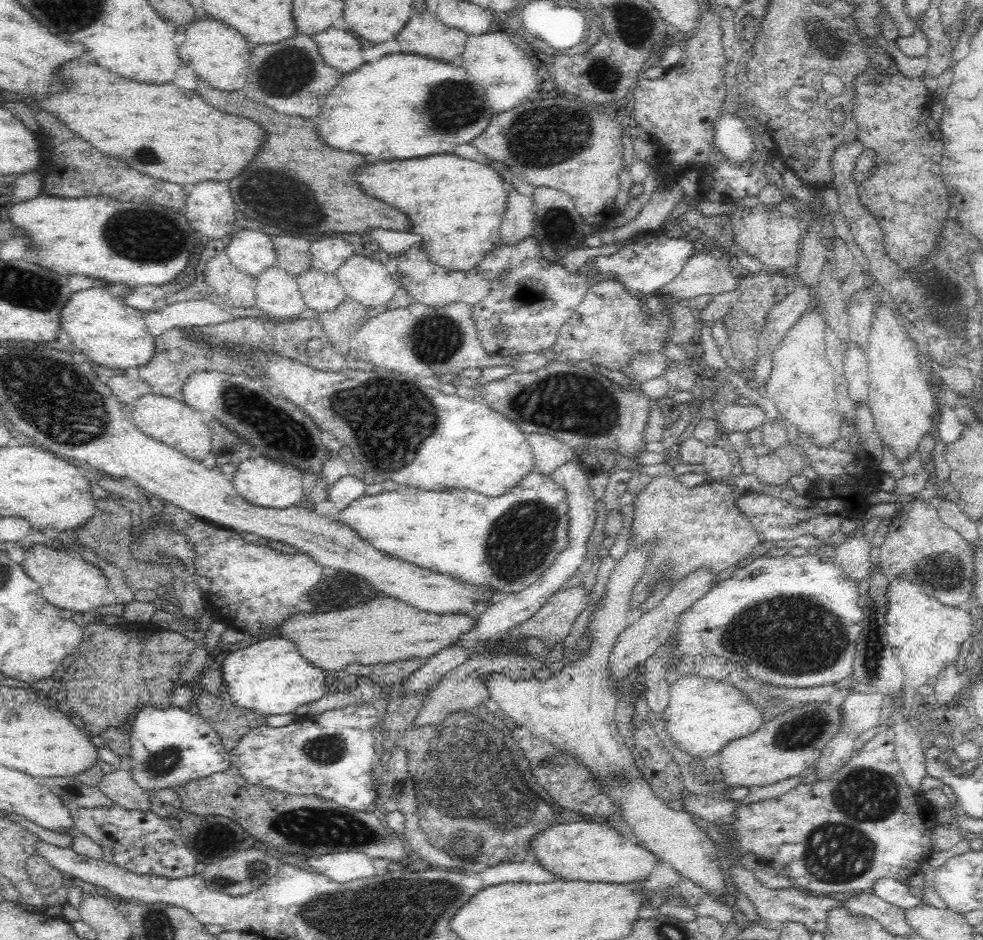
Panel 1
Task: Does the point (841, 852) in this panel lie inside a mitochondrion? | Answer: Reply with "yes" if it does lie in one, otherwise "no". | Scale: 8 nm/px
yes

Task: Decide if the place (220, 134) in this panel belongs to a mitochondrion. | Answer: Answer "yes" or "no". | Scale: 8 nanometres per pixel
no

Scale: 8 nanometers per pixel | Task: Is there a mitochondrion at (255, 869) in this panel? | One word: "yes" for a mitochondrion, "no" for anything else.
yes

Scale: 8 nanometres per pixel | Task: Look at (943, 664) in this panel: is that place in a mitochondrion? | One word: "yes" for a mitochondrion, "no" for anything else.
no

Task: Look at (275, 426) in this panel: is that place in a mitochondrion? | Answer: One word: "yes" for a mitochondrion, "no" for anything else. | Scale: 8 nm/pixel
yes

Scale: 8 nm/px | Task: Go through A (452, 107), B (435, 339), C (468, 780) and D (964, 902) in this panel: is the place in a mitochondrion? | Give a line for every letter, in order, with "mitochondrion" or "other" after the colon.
A: mitochondrion
B: mitochondrion
C: mitochondrion
D: other

